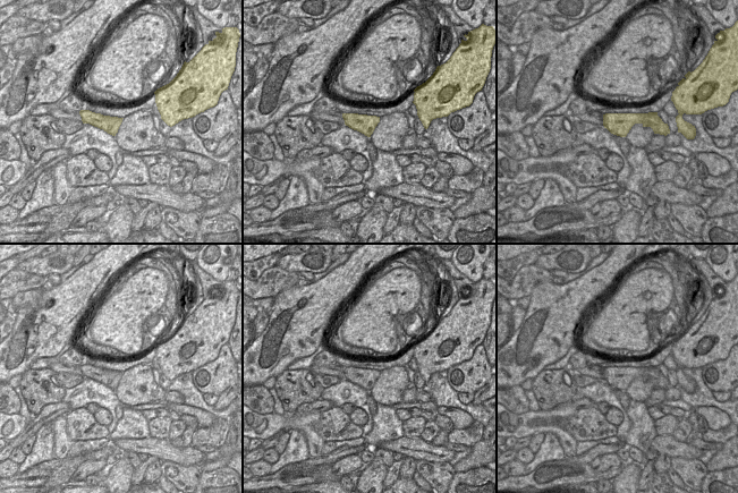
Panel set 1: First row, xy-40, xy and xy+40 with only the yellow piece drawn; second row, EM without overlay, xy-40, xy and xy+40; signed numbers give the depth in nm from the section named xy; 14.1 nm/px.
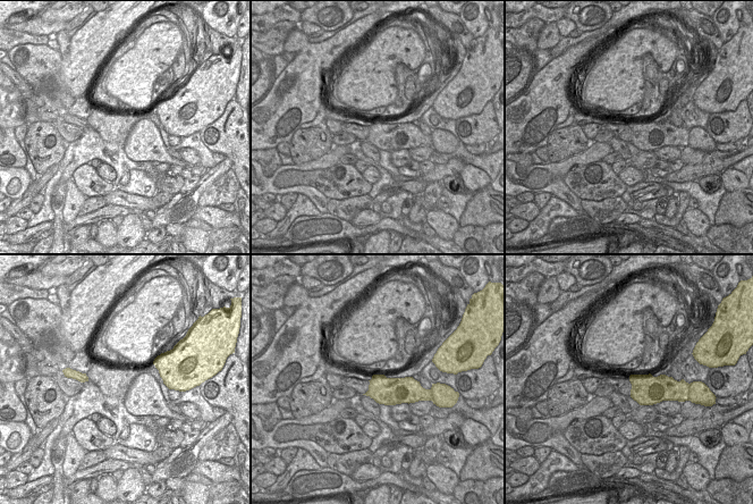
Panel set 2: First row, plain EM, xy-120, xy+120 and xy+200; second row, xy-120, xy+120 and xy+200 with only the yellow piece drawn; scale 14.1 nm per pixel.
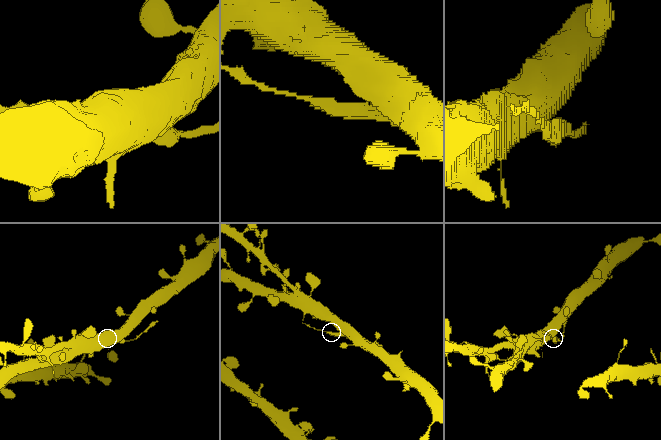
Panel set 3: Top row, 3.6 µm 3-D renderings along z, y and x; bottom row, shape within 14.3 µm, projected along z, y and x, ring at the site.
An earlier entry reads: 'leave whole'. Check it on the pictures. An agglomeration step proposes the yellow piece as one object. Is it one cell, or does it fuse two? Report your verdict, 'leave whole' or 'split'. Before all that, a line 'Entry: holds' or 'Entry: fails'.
Entry: fails
split

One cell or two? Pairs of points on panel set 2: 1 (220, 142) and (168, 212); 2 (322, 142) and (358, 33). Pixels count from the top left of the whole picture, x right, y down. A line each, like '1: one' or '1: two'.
1: two
2: two

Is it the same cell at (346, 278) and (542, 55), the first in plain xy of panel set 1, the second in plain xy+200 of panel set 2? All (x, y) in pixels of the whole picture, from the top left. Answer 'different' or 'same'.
different

